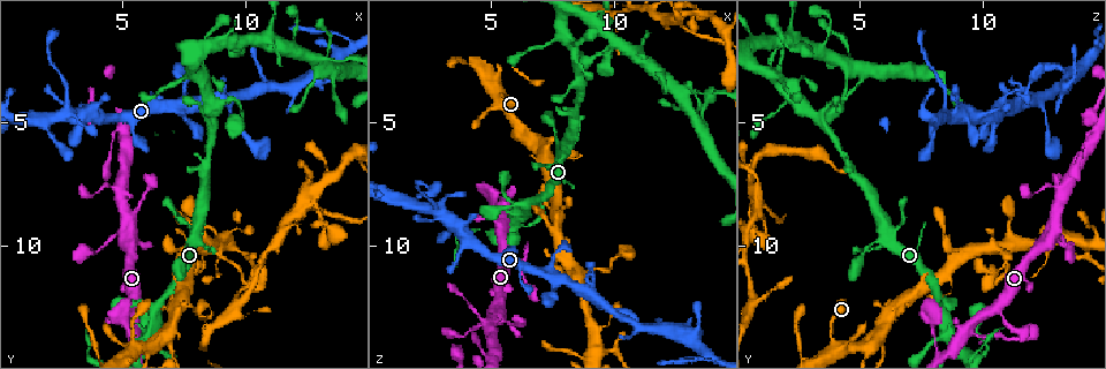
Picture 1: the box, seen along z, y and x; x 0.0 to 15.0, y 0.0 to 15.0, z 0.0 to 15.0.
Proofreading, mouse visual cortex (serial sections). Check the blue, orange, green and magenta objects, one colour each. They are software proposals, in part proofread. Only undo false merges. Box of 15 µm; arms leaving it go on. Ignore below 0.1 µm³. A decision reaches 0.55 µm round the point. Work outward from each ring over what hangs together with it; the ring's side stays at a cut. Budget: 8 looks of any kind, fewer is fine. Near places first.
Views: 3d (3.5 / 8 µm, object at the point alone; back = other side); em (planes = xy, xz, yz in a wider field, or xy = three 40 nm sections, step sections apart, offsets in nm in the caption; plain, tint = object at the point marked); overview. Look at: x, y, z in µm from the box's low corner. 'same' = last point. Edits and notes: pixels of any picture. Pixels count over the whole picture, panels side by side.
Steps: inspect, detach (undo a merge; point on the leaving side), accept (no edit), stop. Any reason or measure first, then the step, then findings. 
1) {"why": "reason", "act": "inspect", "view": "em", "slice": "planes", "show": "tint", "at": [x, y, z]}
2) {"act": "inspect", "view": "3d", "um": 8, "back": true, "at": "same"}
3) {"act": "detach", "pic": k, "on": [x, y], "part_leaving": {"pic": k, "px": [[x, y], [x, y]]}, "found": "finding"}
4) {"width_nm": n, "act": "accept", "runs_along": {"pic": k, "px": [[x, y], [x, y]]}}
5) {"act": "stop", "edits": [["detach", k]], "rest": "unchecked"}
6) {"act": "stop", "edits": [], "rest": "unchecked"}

{"why": "three arms meet", "act": "inspect", "view": "3d", "um": 8, "at": [5.2, 9.4, 13.0]}

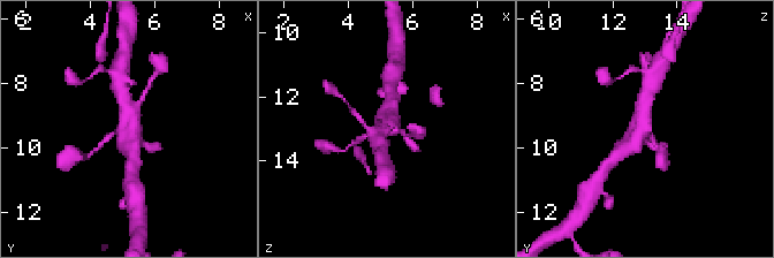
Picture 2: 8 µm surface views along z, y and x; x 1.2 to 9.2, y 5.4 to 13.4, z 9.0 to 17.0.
{"act": "inspect", "view": "3d", "um": 3.5, "at": [5.0, 9.4, 13.0]}

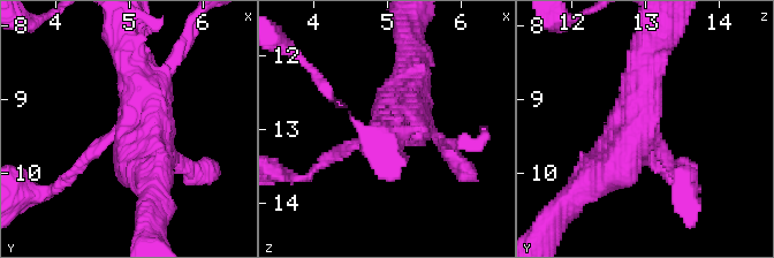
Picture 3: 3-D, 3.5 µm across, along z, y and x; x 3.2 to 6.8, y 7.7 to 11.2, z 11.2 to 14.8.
{"why": "need the tissue", "act": "inspect", "view": "em", "slice": "planes", "show": "tint", "at": [5.05, 9.40, 13.00]}

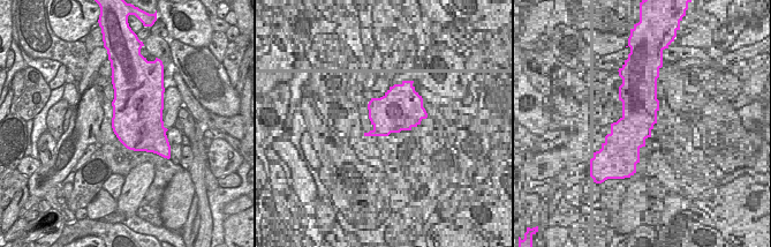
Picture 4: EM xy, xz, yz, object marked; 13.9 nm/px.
{"act": "accept", "runs_along": {"pic": 3, "px": [[578, 191], [628, 145], [646, 70]]}, "found": "continuous, no second cell"}

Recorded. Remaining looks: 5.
{"why": "a narrow waist", "act": "inspect", "view": "3d", "um": 8, "at": [8.1, 8.9, 11.2]}

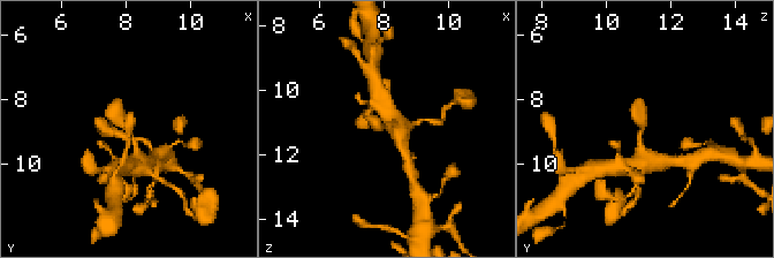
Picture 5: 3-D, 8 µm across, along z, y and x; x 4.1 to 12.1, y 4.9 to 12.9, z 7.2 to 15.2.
{"why": "shape alone is not enough", "act": "inspect", "view": "em", "slice": "xy", "step": 2, "show": "tint", "at": [8.0, 9.0, 11.1]}

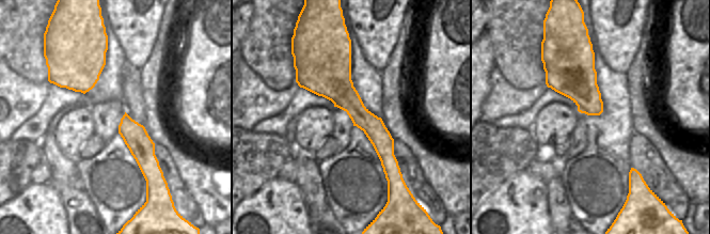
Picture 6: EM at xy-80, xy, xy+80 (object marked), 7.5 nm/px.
{"width_nm": 220, "act": "accept", "runs_along": {"pic": 6, "px": [[343, 48], [342, 93], [390, 177]]}, "found": "one cell here"}

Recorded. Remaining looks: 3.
{"why": "abrupt turn", "act": "inspect", "view": "3d", "um": 3.5, "at": [2.8, 4.7, 8.5]}

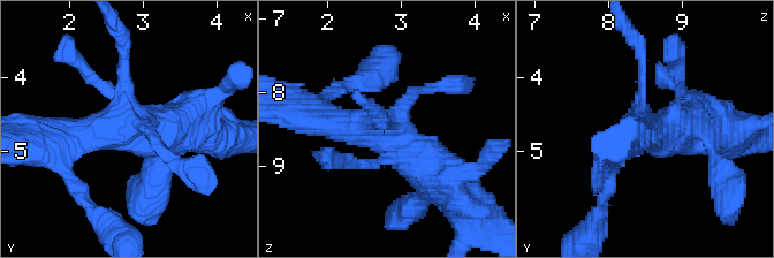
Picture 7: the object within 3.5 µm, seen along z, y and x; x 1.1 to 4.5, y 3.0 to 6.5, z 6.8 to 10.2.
{"act": "inspect", "view": "em", "slice": "xy", "step": 2, "show": "tint", "at": [2.75, 4.70, 8.55]}

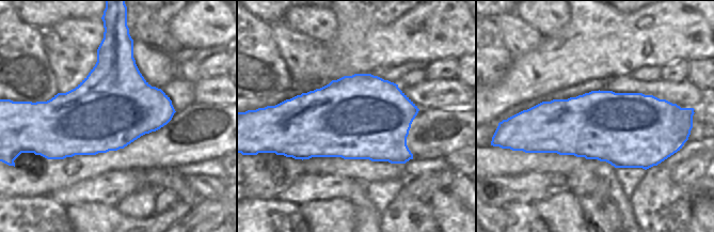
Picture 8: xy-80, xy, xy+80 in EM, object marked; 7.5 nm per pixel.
{"width_nm": 650, "act": "accept", "runs_along": {"pic": 7, "px": [[444, 179], [384, 131], [309, 116]]}, "found": "all the same cell"}

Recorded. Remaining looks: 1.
{"act": "stop", "edits": [], "rest": "unchecked"}

